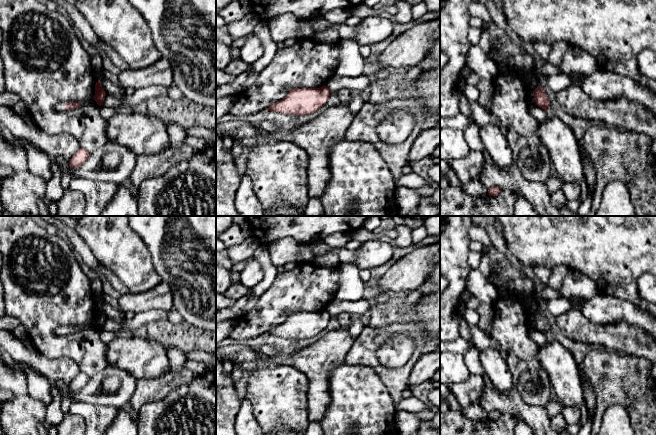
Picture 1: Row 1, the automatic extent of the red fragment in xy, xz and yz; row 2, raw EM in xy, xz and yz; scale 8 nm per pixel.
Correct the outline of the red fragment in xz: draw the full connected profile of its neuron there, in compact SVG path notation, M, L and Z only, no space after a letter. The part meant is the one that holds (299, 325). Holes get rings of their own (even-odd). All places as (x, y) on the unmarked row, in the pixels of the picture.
M326 309L320 312L294 312L283 324L272 328L267 334L298 340L311 338L326 328L331 316Z

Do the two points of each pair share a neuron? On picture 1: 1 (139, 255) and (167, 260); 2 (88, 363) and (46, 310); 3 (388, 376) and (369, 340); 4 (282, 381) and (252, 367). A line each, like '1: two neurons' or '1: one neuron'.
1: two neurons
2: one neuron
3: one neuron
4: one neuron

